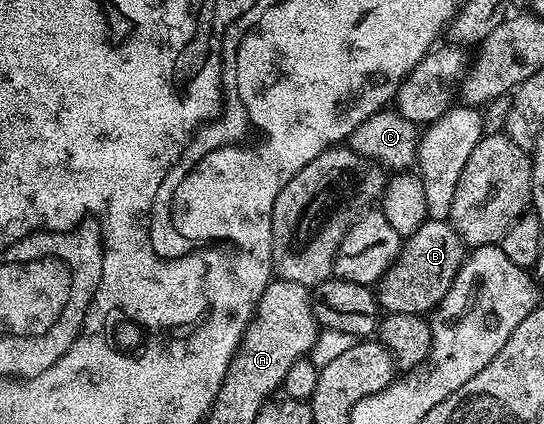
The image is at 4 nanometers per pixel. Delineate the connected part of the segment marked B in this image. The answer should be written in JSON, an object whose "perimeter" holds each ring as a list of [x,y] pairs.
{"perimeter":[[[424,221],[422,227],[403,242],[396,264],[379,282],[379,292],[392,300],[392,313],[427,314],[430,307],[439,305],[453,292],[457,284],[455,281],[460,277],[460,268],[464,266],[465,256],[464,240],[452,224],[448,221]]]}

